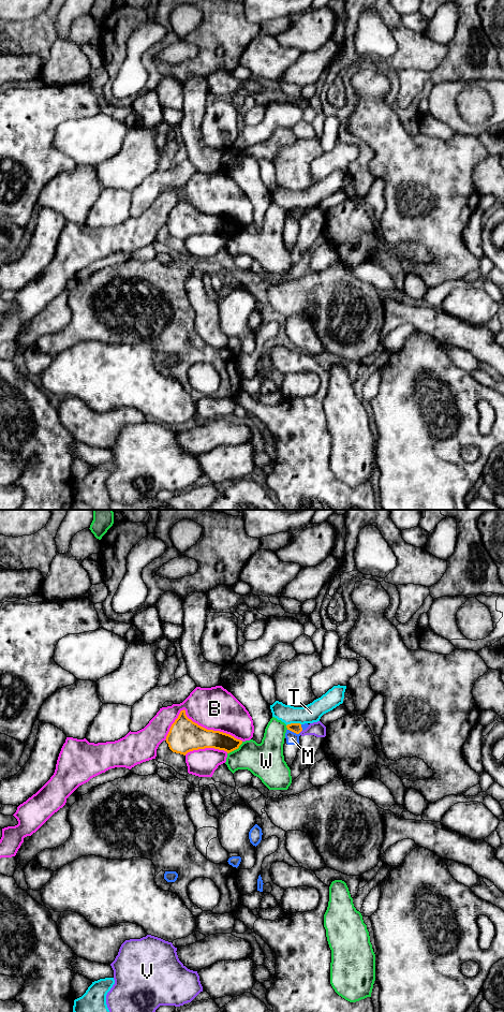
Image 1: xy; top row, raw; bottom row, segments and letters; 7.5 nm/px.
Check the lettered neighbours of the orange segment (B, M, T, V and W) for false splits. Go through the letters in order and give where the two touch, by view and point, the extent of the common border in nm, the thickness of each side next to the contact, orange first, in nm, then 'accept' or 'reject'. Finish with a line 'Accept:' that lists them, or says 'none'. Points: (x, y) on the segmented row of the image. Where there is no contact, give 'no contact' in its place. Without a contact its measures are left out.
B: xy (196, 723) | 600 nm | 240/320 nm | reject
M: xy (294, 732) | 100 nm | 80/100 nm | reject
T: xy (293, 723) | 110 nm | 80/140 nm | reject
V: xy (300, 731) | 30 nm | 80/110 nm | reject
W: xy (235, 749) | 150 nm | 140/280 nm | reject
Accept: none

